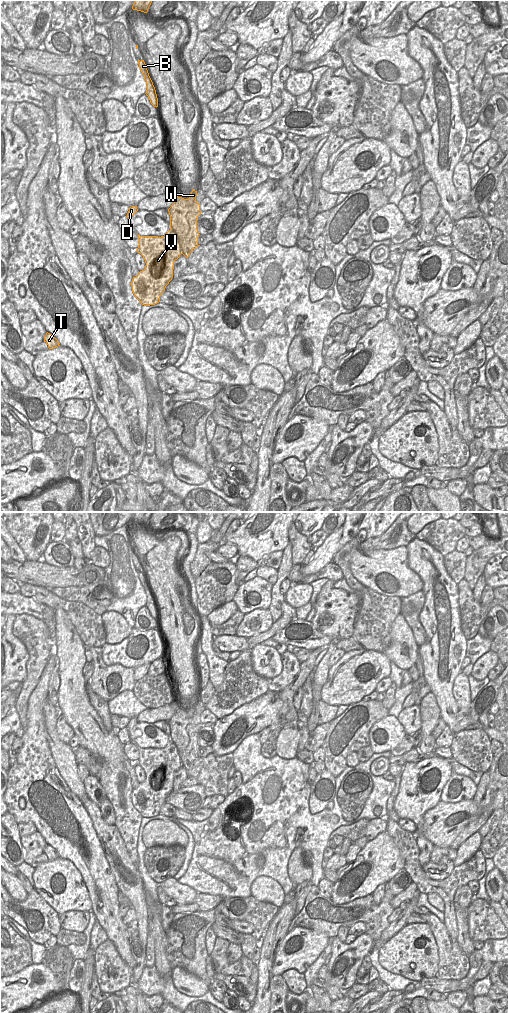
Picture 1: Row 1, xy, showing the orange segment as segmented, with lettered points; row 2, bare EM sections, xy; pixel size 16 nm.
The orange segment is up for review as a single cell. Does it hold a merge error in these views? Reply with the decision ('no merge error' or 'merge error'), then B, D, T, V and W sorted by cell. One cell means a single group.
merge error | B W / D T V

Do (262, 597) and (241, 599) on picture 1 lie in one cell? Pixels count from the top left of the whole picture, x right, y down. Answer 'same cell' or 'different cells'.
same cell

